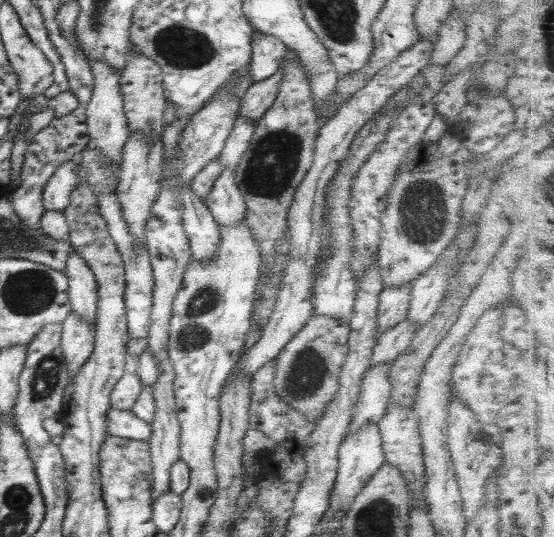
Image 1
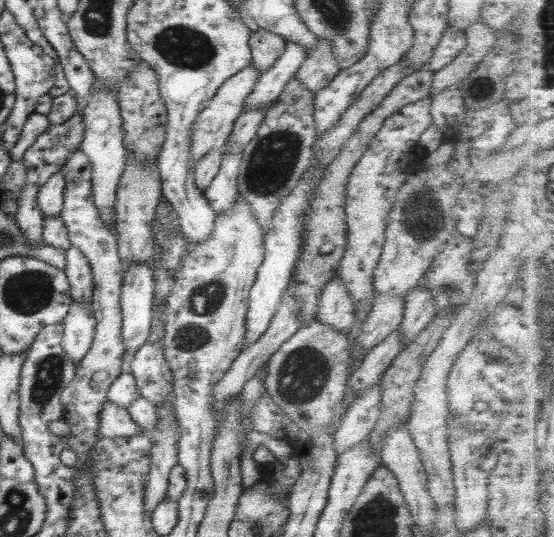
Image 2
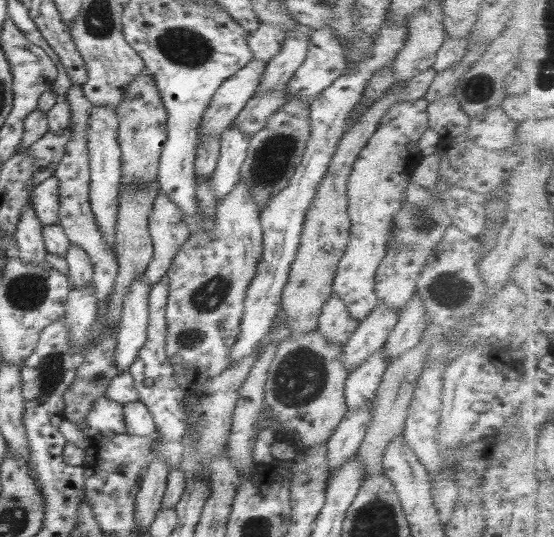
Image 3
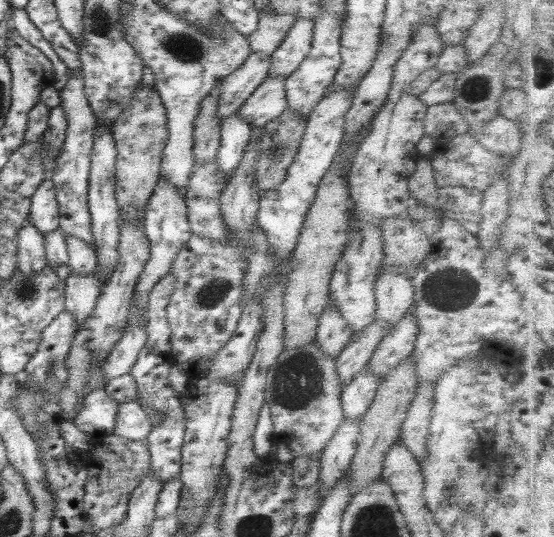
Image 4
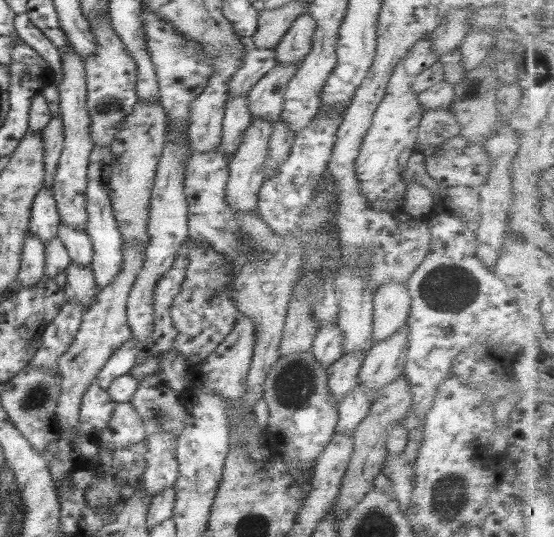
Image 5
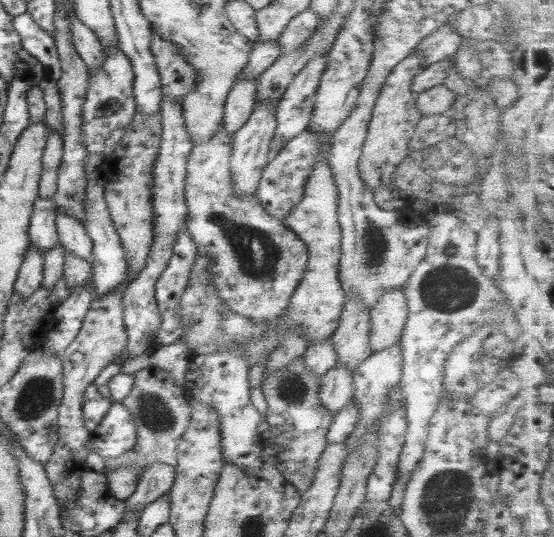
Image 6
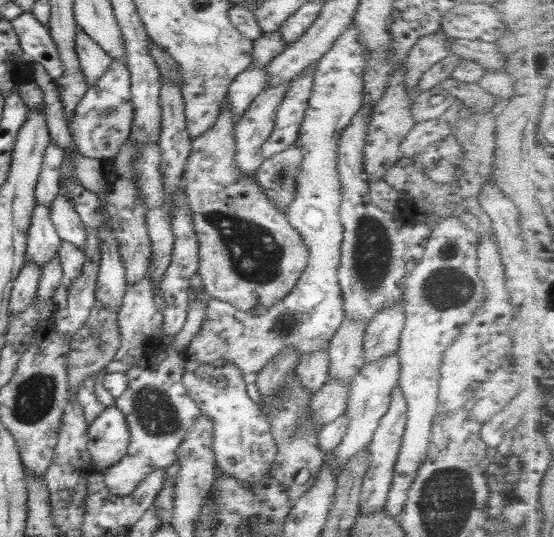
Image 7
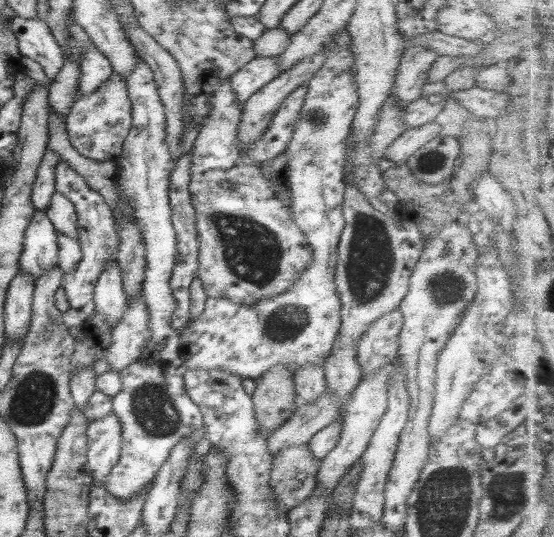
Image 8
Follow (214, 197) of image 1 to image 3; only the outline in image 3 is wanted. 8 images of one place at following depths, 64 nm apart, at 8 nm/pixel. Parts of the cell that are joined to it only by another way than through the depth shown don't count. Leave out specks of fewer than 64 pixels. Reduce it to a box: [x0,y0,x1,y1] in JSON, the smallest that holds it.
[212,125,248,202]

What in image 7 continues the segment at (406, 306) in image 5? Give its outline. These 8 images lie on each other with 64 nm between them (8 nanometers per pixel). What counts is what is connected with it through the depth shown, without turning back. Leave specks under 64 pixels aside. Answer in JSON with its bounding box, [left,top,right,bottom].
[363,300,405,362]

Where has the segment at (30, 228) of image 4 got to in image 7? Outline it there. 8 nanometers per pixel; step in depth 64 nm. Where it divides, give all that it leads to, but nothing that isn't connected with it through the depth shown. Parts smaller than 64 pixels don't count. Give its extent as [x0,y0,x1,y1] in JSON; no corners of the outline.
[9,263,42,314]

